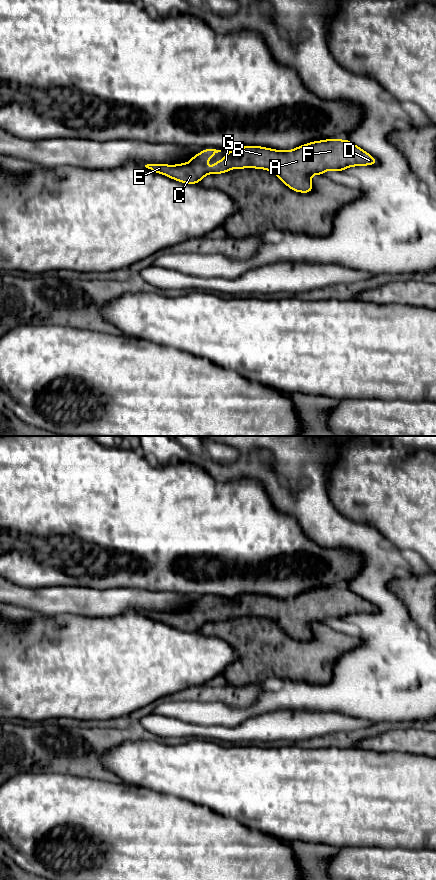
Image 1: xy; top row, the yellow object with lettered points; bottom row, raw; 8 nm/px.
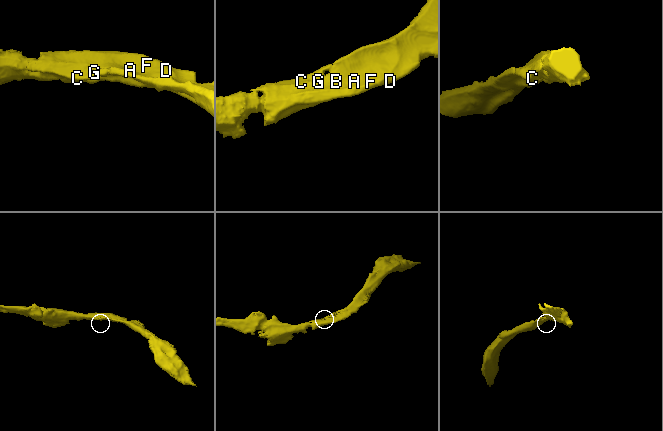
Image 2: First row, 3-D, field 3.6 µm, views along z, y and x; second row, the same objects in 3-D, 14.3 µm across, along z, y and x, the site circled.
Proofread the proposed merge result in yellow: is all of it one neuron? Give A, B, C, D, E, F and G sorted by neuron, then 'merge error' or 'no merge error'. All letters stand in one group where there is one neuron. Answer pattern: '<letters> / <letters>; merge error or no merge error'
A B C D E F G; no merge error

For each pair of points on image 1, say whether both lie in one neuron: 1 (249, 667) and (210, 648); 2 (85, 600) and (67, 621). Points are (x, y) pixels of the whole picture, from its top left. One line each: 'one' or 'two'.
1: two
2: two

